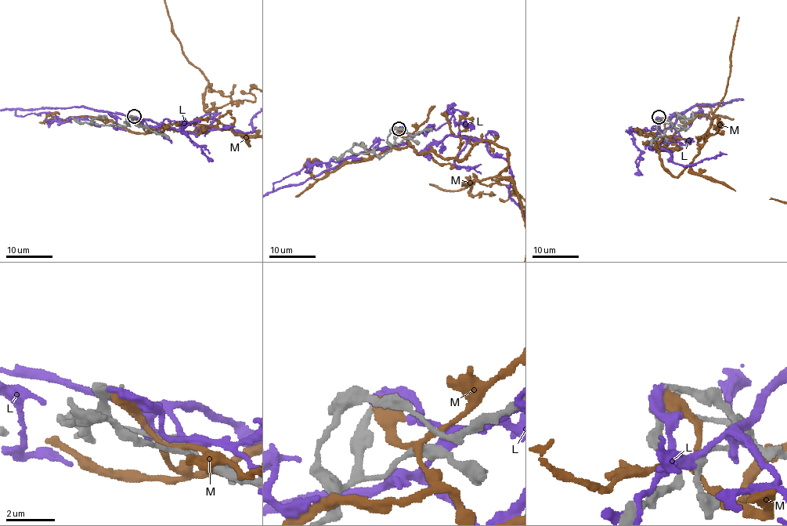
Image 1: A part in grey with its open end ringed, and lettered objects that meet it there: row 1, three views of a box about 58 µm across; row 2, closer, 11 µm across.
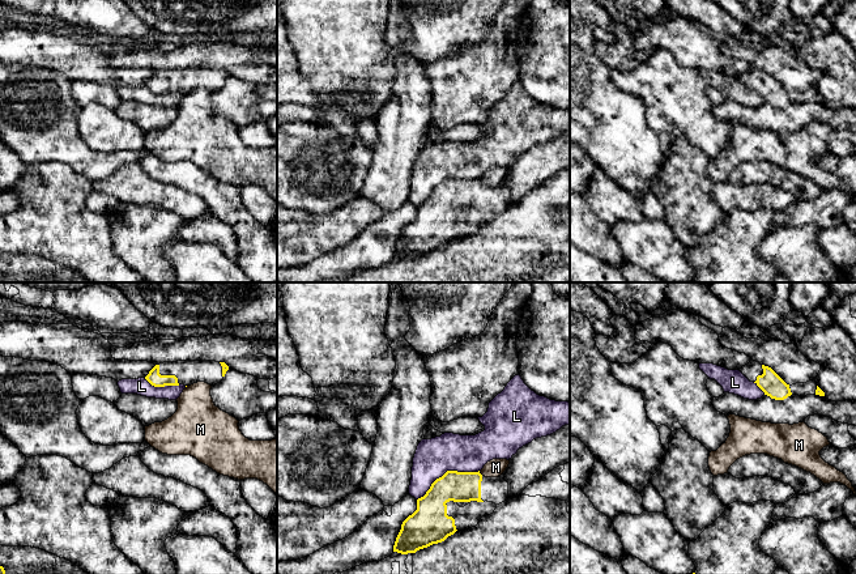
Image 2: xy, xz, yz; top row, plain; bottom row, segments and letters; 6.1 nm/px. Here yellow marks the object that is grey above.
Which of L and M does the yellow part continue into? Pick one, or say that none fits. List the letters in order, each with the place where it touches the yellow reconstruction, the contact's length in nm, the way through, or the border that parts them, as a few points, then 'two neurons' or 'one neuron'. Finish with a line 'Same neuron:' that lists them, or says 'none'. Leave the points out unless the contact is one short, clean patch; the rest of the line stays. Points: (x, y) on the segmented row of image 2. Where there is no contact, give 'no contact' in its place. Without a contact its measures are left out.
L: contact xz (447, 471); length 420 nm; two neurons
M: contact xz (480, 473); length 40 nm; border xz (478, 471), (482, 475); two neurons
Same neuron: none

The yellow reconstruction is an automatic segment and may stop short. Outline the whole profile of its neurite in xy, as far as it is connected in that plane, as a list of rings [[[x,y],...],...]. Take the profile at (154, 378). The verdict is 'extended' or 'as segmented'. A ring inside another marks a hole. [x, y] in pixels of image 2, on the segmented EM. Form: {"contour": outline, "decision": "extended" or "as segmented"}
{"contour": [[[176,361],[156,365],[145,379],[154,387],[191,386],[205,382],[210,386],[220,383],[229,366],[216,361]]], "decision": "extended"}

